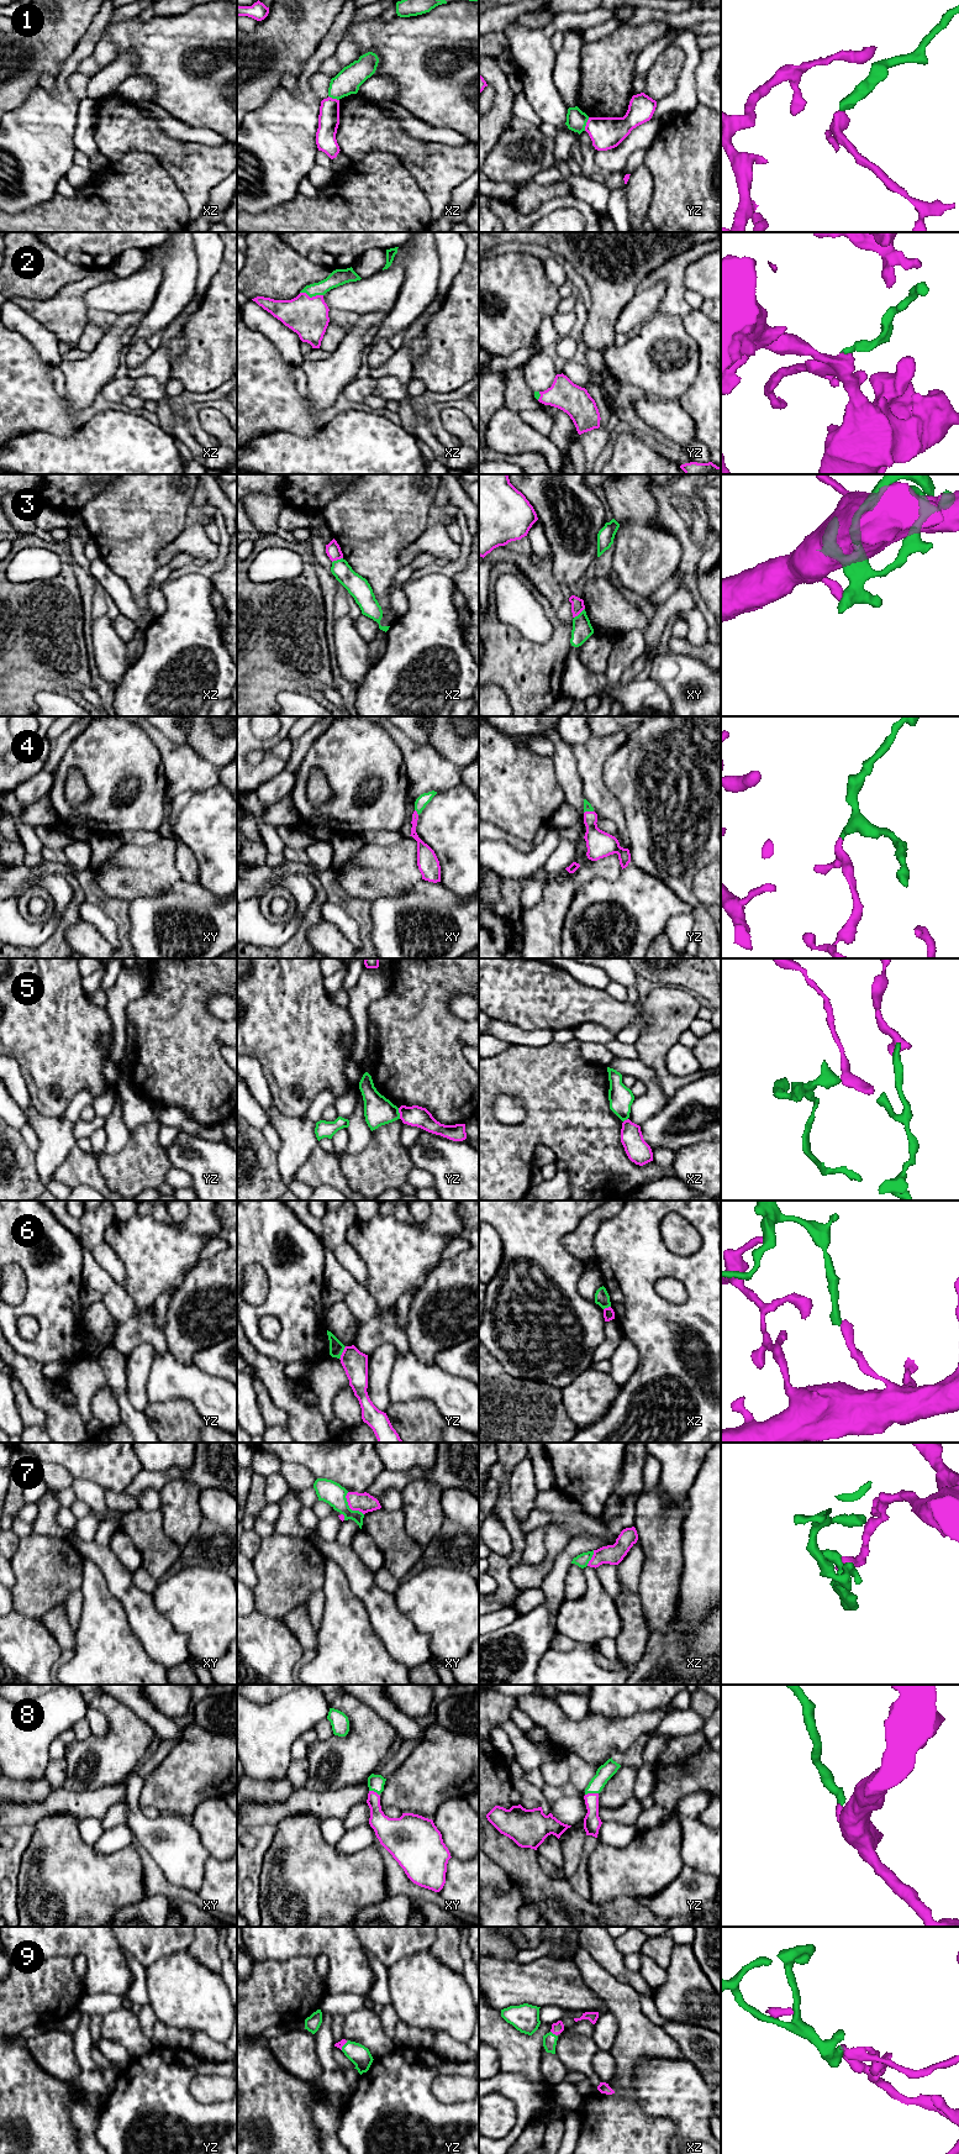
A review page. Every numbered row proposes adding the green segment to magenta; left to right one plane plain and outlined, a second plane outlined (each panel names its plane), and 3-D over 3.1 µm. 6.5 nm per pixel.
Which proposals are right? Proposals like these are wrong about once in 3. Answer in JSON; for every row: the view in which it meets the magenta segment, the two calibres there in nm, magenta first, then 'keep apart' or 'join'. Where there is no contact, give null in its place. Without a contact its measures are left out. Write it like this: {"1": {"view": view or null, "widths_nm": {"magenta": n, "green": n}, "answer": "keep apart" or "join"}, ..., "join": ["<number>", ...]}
{"1": {"view": "yz", "widths_nm": {"magenta": 200, "green": 130}, "answer": "keep apart"}, "2": {"view": "xz", "widths_nm": {"magenta": 260, "green": 110}, "answer": "join"}, "3": {"view": "xz", "widths_nm": {"magenta": 100, "green": 140}, "answer": "keep apart"}, "4": {"view": "xy", "widths_nm": {"magenta": 80, "green": 80}, "answer": "join"}, "5": {"view": "yz", "widths_nm": {"magenta": 140, "green": 190}, "answer": "keep apart"}, "6": {"view": "yz", "widths_nm": {"magenta": 160, "green": 100}, "answer": "keep apart"}, "7": {"view": "xy", "widths_nm": {"magenta": 130, "green": 150}, "answer": "keep apart"}, "8": {"view": "yz", "widths_nm": {"magenta": 110, "green": 100}, "answer": "join"}, "9": {"view": "xz", "widths_nm": {"magenta": 80, "green": 100}, "answer": "join"}, "join": ["2", "4", "8", "9"]}

